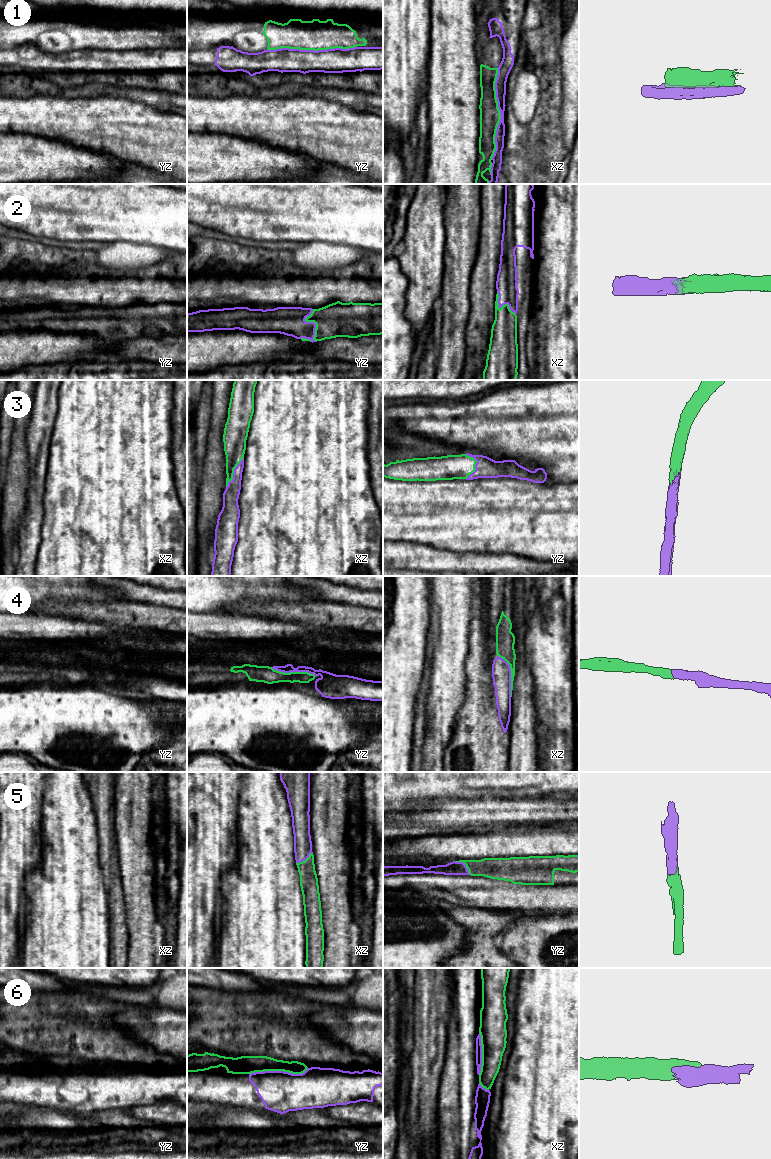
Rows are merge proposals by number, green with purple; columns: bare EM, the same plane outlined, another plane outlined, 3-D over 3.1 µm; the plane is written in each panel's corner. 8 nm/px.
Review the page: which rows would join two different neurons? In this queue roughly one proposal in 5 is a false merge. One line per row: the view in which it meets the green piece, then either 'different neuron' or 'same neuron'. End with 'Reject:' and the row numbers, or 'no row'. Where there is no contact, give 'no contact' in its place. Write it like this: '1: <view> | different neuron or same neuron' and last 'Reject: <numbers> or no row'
1: xz | different neuron
2: yz | same neuron
3: xz | same neuron
4: yz | same neuron
5: yz | same neuron
6: yz | same neuron
Reject: 1

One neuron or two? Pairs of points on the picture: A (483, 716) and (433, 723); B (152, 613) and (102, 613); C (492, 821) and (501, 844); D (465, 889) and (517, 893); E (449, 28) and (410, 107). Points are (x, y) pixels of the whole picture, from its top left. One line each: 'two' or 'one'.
A: two
B: one
C: two
D: one
E: two

